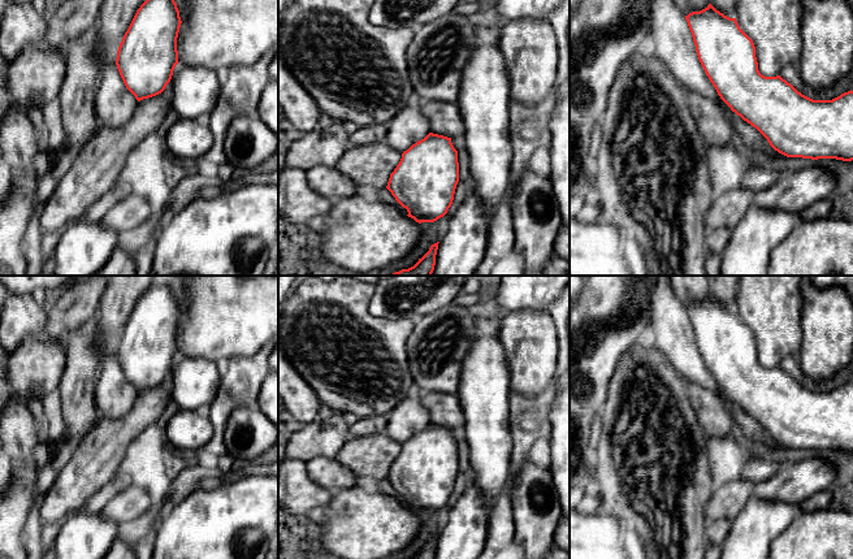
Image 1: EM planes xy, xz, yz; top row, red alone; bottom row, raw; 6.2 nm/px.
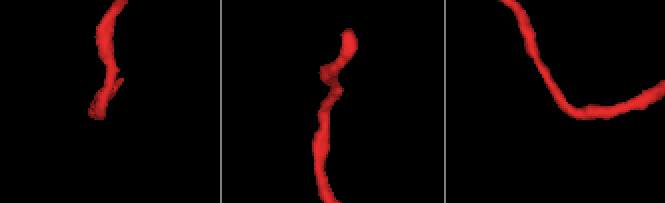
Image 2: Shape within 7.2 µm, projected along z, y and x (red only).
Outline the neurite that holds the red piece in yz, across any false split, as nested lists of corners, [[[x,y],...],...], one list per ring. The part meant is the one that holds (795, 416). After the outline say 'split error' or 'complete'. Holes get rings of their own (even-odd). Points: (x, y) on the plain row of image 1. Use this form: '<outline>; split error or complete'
[[[670,277],[661,278],[649,299],[648,335],[685,382],[693,382],[714,391],[724,403],[742,434],[750,442],[781,445],[787,448],[853,451],[853,382],[832,391],[813,391],[798,384],[780,367],[765,368],[758,361],[753,332],[711,295],[685,307],[674,294]]]; split error

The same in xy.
[[[169,283],[152,285],[137,302],[117,342],[117,350],[101,363],[95,385],[95,406],[100,419],[125,416],[138,394],[161,385],[178,355],[179,302]]]; split error

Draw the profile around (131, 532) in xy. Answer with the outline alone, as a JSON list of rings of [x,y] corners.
[[[164,500],[155,502],[140,517],[118,525],[117,537],[127,545],[137,545],[143,537],[156,529],[164,515],[172,507]]]

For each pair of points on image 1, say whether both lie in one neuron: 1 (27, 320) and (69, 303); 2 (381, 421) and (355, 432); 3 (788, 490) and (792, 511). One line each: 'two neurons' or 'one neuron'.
1: two neurons
2: one neuron
3: two neurons

